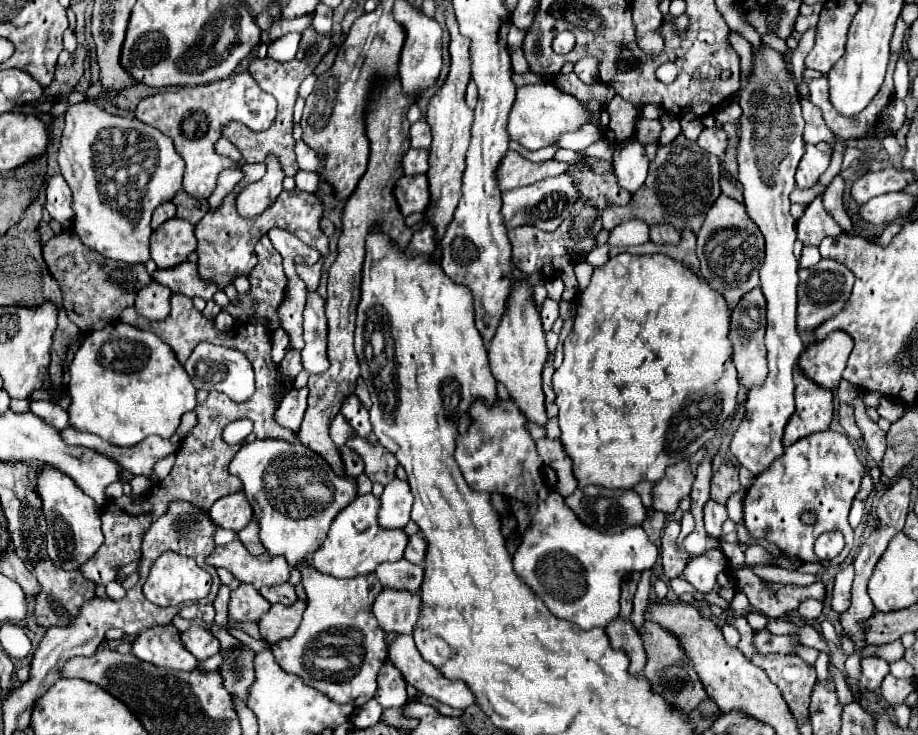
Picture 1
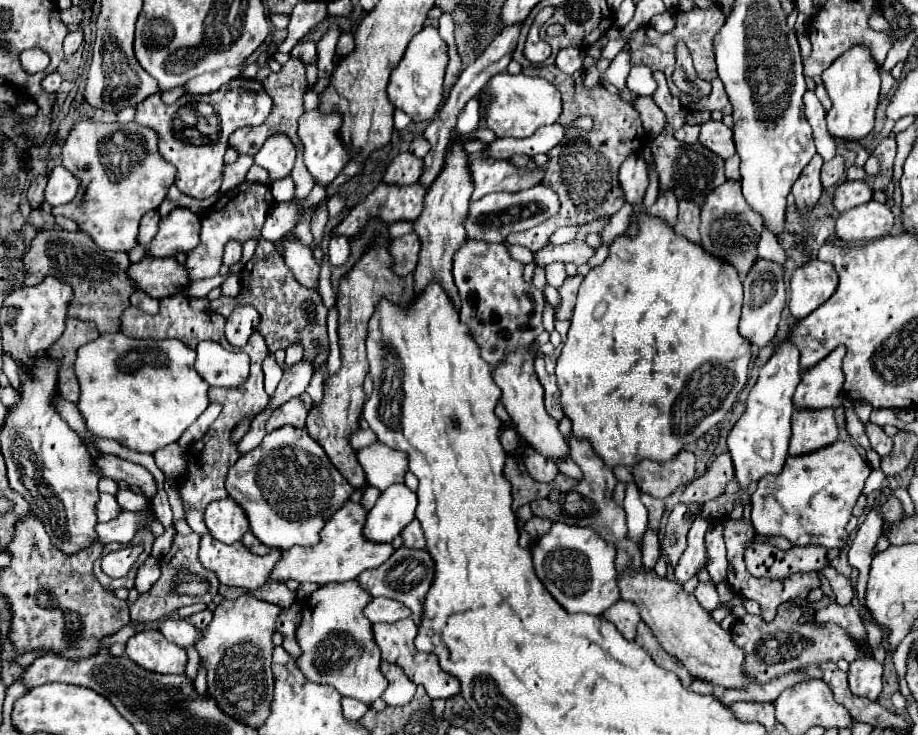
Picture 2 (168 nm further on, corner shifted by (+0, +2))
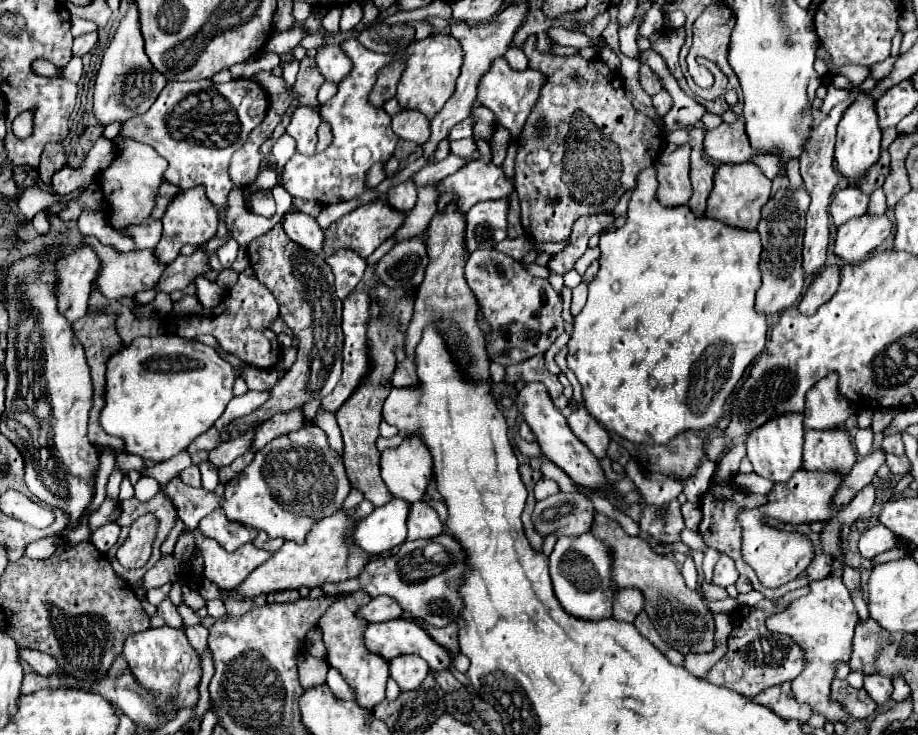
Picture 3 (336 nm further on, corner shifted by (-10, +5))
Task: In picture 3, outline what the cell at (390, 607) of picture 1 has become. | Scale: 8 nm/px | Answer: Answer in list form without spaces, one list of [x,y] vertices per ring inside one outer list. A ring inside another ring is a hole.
[[[377,596],[377,598],[371,598],[369,604],[361,606],[357,610],[357,616],[363,618],[365,622],[373,624],[373,622],[385,622],[385,620],[393,620],[393,618],[399,618],[401,616],[401,608],[395,600],[391,600],[389,596]]]

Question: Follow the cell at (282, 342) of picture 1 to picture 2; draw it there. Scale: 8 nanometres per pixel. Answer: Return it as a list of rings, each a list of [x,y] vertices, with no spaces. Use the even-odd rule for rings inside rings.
[[[269,353],[267,359],[263,361],[263,373],[265,373],[265,391],[269,395],[273,395],[273,391],[277,389],[277,385],[281,381],[281,367],[275,363],[273,353]]]

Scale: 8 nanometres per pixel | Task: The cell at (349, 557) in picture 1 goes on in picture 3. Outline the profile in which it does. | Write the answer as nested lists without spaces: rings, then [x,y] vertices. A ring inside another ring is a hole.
[[[339,510],[333,516],[327,516],[323,520],[319,520],[319,524],[315,524],[311,528],[311,532],[307,534],[303,544],[297,542],[285,542],[267,562],[263,562],[259,568],[255,568],[247,580],[243,580],[243,584],[231,588],[231,590],[219,590],[215,584],[211,584],[209,580],[203,580],[199,586],[199,594],[205,600],[223,600],[223,594],[227,598],[233,600],[245,600],[245,598],[255,598],[259,594],[271,594],[271,592],[281,592],[281,590],[297,590],[301,586],[323,586],[329,582],[343,582],[349,578],[359,576],[359,572],[365,568],[365,564],[369,562],[369,554],[361,552],[355,544],[353,544],[353,528],[355,528],[355,520],[349,520],[345,516],[343,510]],[[345,534],[349,534],[349,546],[345,542]]]

